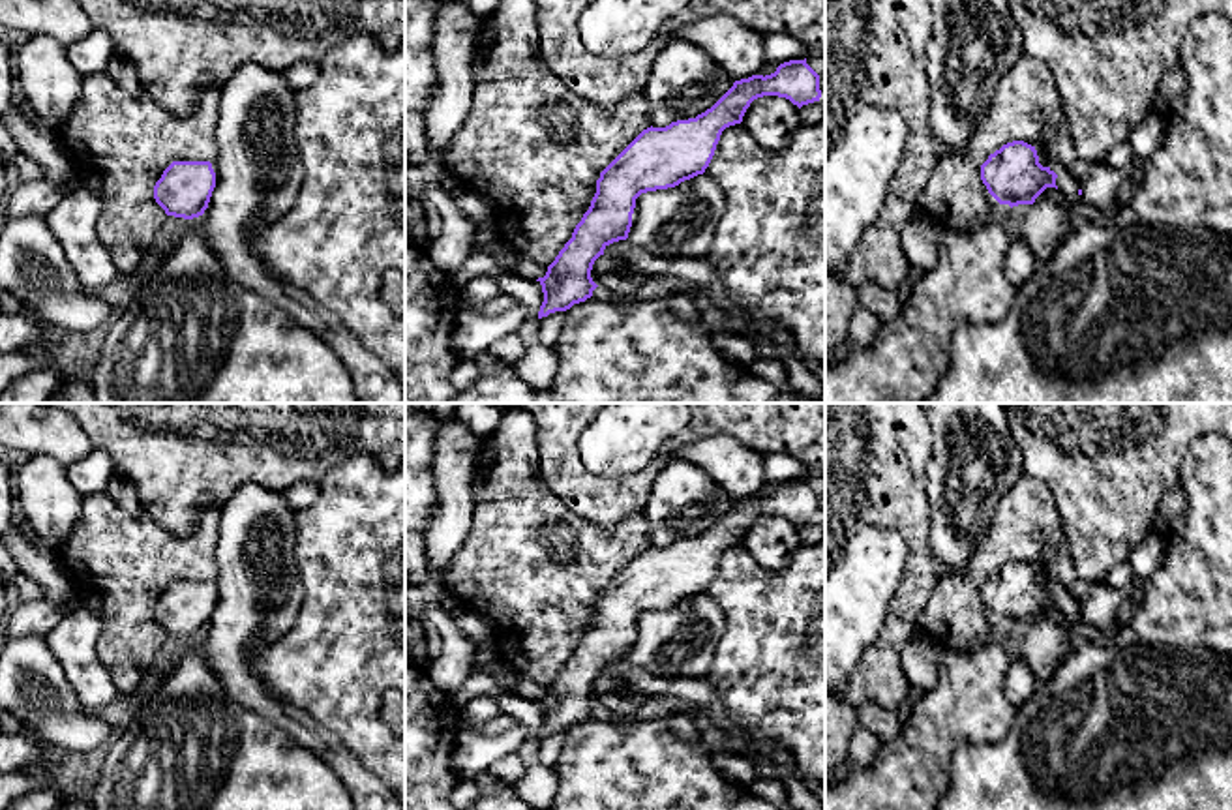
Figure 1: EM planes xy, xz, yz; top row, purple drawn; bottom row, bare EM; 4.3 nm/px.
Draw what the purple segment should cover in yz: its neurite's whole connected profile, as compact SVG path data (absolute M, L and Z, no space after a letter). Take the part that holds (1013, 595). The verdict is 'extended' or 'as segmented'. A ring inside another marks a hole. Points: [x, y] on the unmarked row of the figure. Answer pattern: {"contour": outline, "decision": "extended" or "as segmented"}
{"contour": "M1024 561L1007 562L990 574L981 585L981 600L999 624L1011 628L1033 624L1046 608L1056 608L1069 622L1082 615L1063 583L1043 587L1035 566Z", "decision": "extended"}

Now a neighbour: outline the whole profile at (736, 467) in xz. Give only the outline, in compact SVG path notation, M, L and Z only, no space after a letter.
M729 435L688 442L675 458L698 465L735 501L758 495L767 484L763 456Z

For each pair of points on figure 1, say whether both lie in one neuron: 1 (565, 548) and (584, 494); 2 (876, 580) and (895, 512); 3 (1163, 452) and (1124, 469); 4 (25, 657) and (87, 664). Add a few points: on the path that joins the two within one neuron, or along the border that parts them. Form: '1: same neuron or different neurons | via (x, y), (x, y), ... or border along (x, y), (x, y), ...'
1: different neurons | border along (546, 484), (595, 525), (614, 529), (619, 524)
2: different neurons | border along (848, 531), (893, 527), (906, 548), (902, 570)
3: same neuron | via (1154, 452), (1133, 469)
4: different neurons | border along (44, 638), (77, 702)

